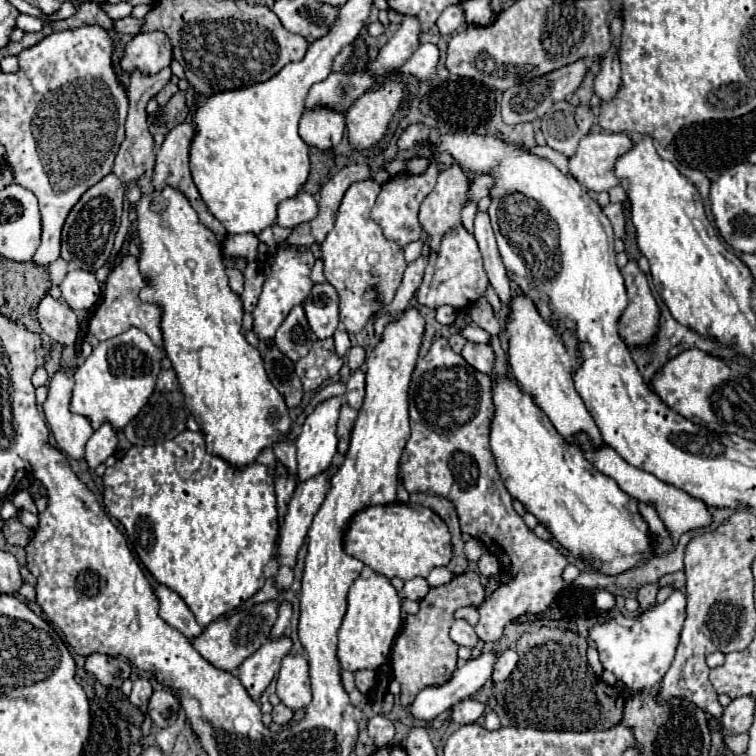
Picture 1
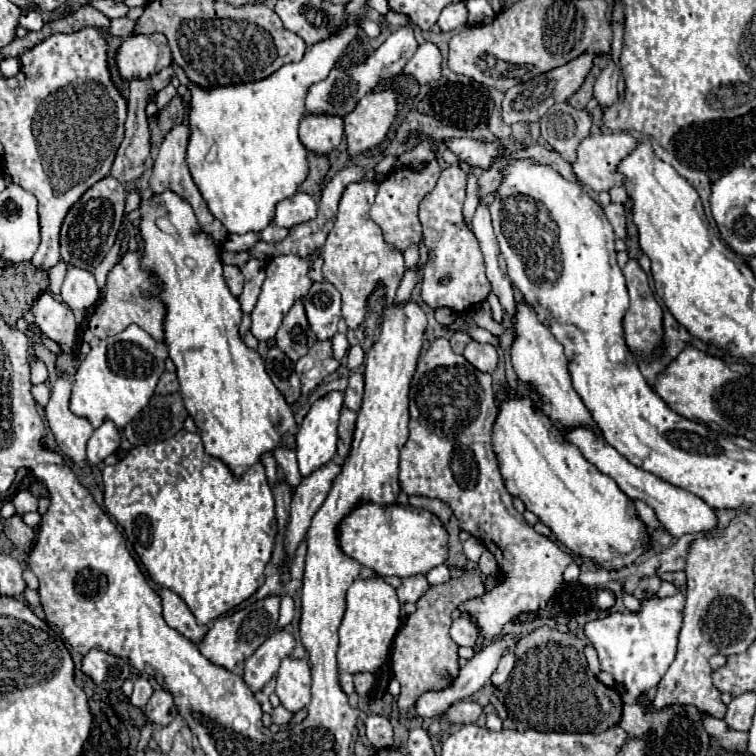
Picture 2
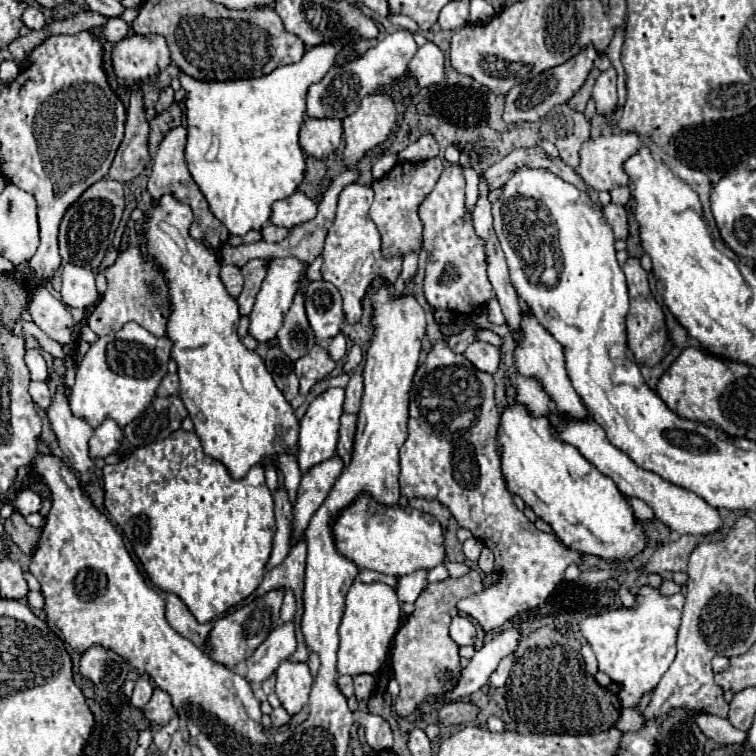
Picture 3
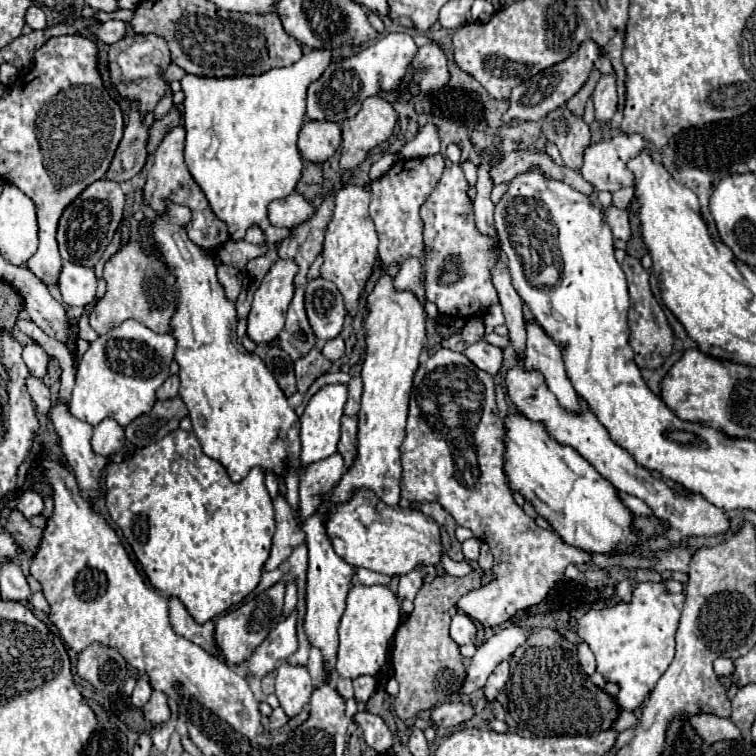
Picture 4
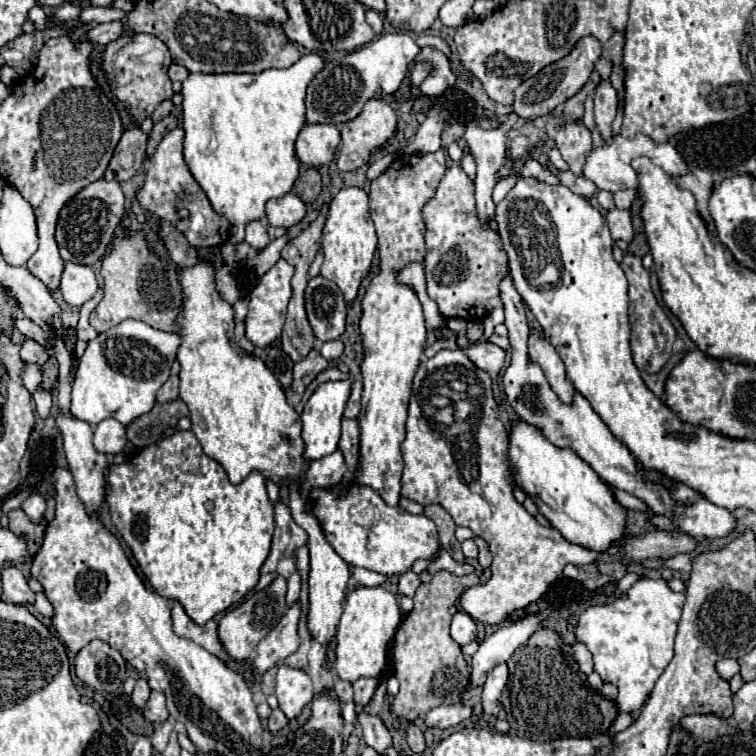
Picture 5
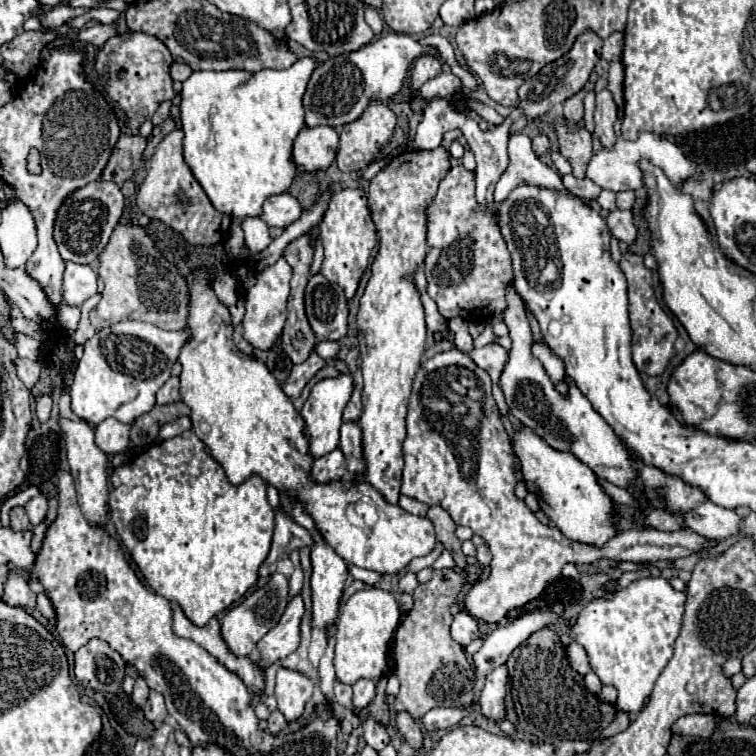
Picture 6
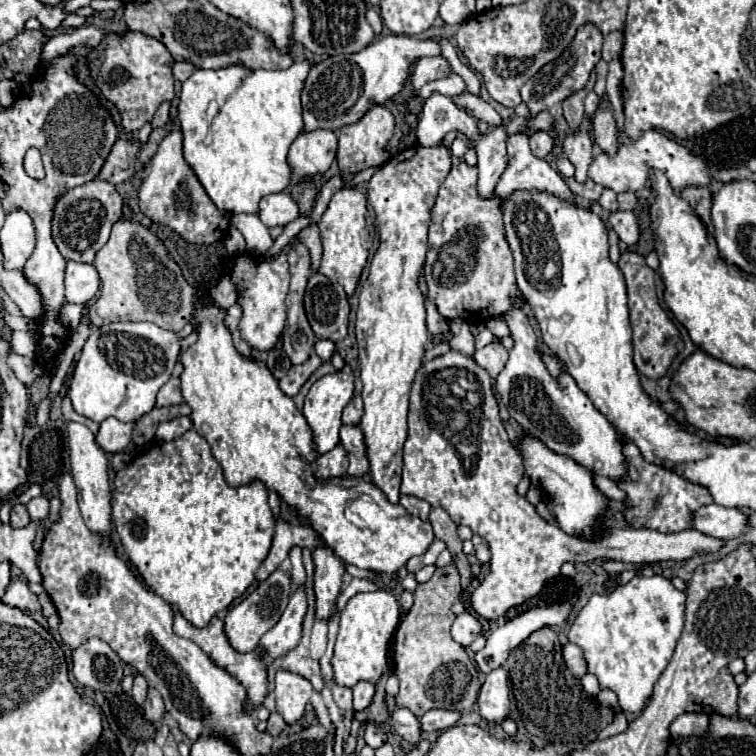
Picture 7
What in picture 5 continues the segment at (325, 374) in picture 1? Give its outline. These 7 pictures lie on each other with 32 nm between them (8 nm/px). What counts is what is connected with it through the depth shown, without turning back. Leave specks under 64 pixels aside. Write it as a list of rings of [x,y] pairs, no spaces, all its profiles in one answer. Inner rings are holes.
[[[312,350],[302,362],[294,364],[292,370],[292,384],[288,388],[288,394],[304,394],[306,386],[316,378],[318,372],[328,368],[328,360],[320,356],[318,350]]]

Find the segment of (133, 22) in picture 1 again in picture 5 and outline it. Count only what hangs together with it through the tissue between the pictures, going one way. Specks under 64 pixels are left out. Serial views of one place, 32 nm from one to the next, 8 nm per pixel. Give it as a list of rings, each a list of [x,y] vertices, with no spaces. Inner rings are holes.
[[[108,22],[108,24],[96,24],[92,26],[86,34],[84,40],[92,44],[108,44],[110,40],[116,40],[122,34],[122,24],[120,22]]]

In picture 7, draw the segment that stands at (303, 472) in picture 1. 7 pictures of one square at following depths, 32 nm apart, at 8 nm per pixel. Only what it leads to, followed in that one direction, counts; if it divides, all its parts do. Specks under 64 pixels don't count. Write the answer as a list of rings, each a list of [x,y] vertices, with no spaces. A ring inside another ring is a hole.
[[[346,364],[342,370],[336,370],[332,374],[326,374],[322,378],[318,378],[312,388],[308,390],[306,394],[306,400],[304,400],[304,416],[312,428],[312,434],[314,434],[314,442],[316,442],[316,450],[318,454],[324,454],[328,450],[332,450],[340,438],[338,438],[338,430],[342,426],[340,422],[340,416],[342,416],[342,410],[344,406],[354,398],[354,370],[350,364]]]

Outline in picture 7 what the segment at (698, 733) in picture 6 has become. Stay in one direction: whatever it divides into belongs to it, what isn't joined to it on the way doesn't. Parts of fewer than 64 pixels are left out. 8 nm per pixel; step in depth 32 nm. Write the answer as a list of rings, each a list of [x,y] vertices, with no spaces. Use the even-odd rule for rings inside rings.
[[[680,714],[672,724],[670,724],[670,734],[672,738],[688,738],[692,734],[704,734],[708,730],[708,714]]]

